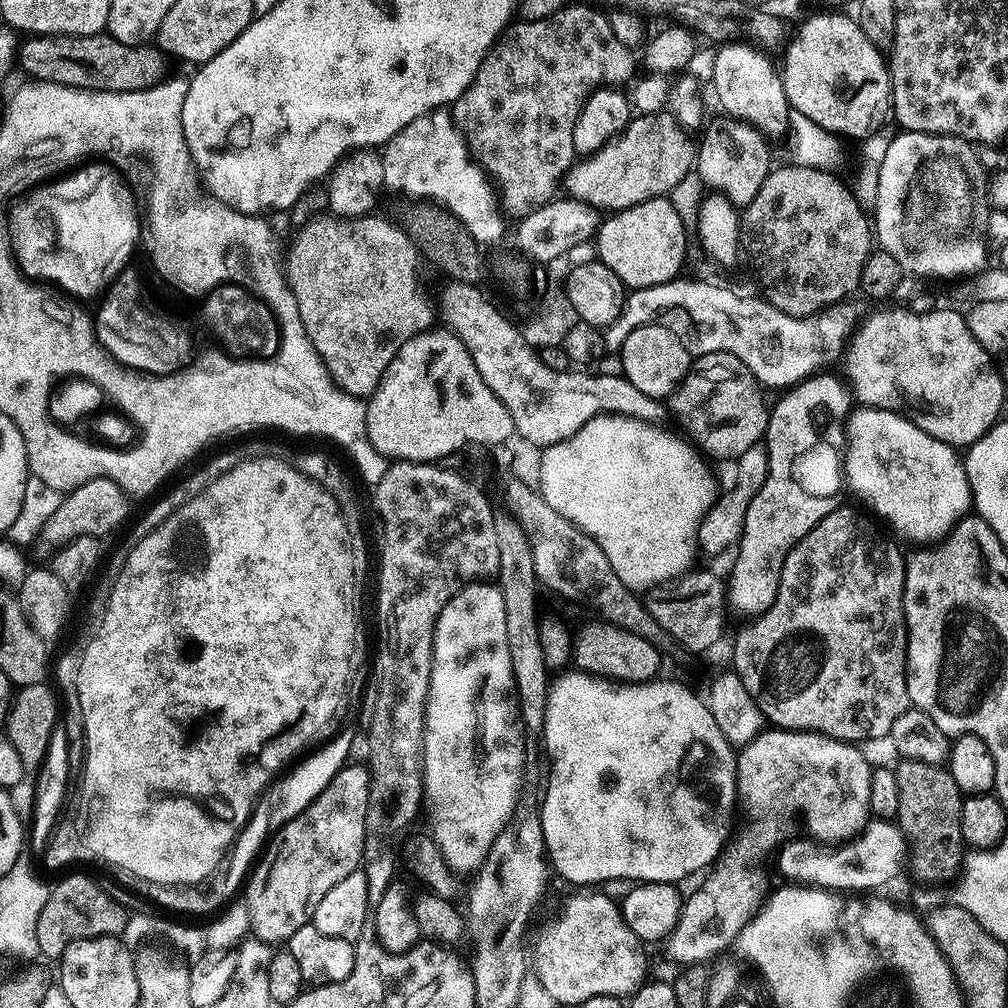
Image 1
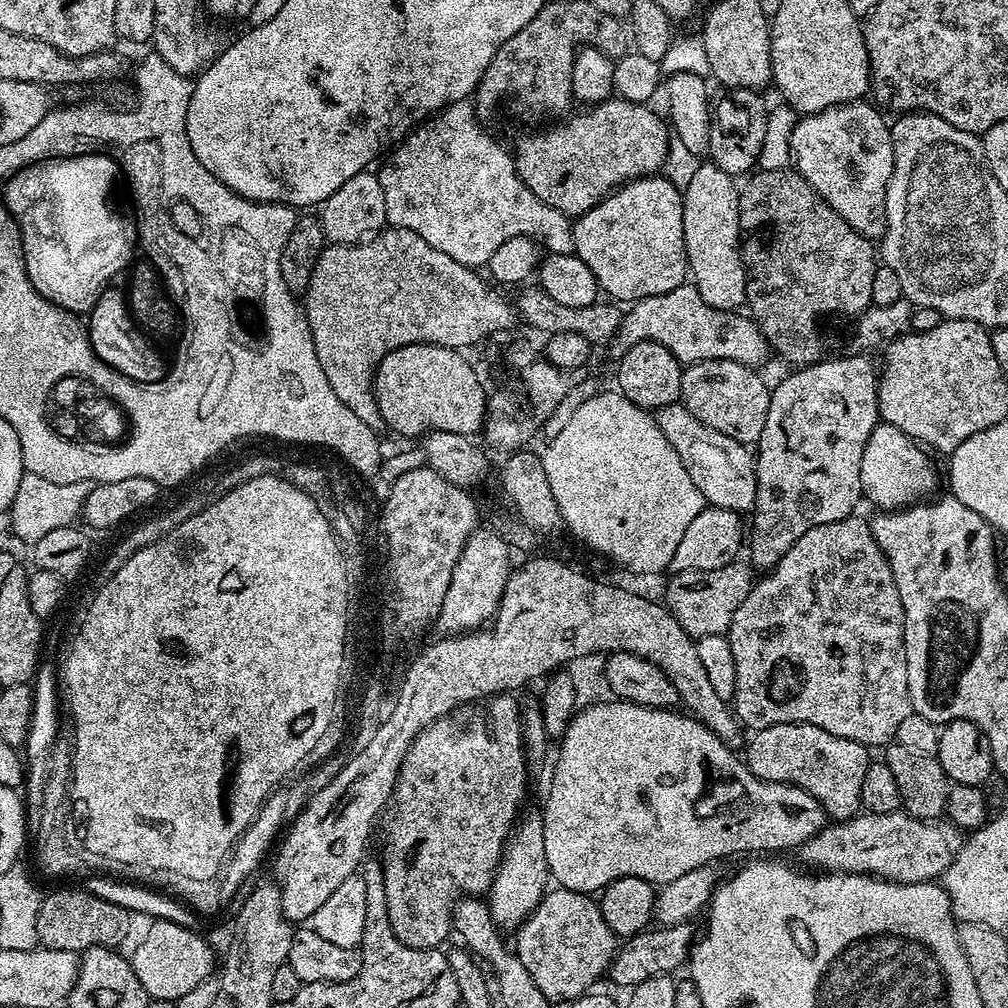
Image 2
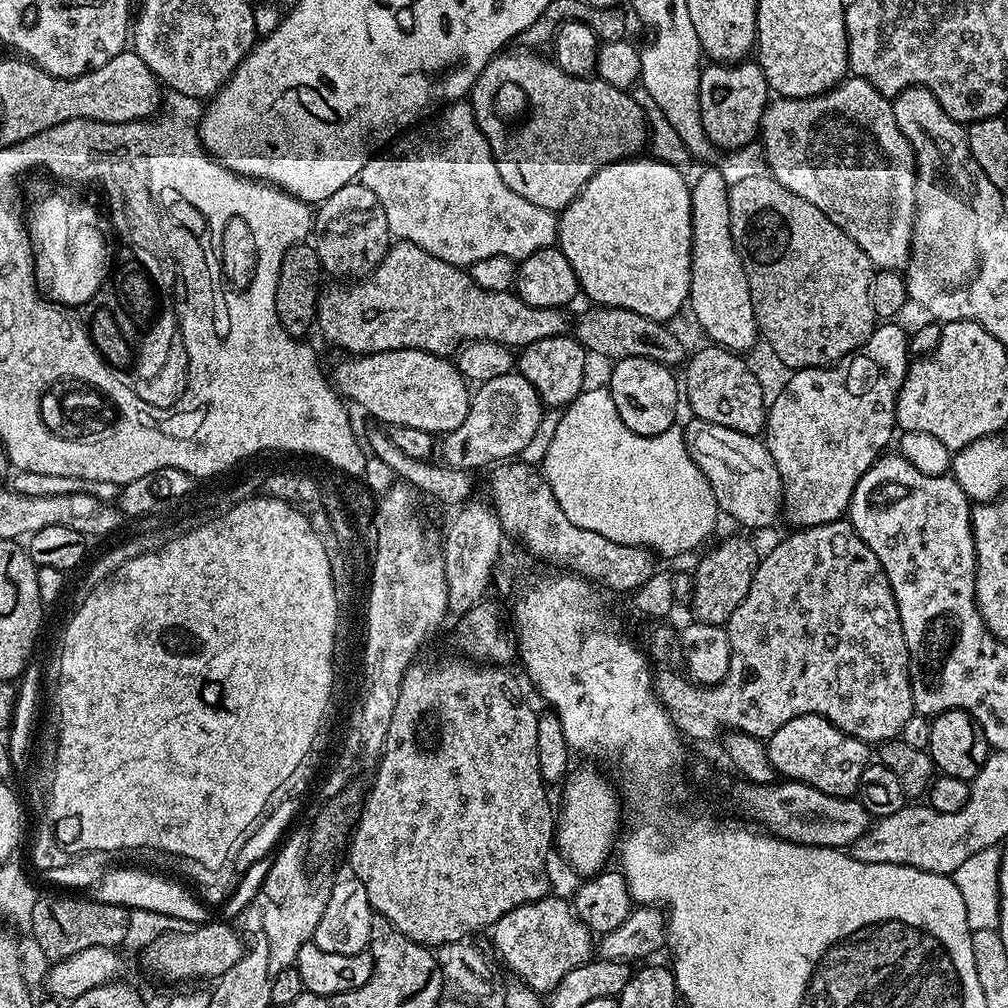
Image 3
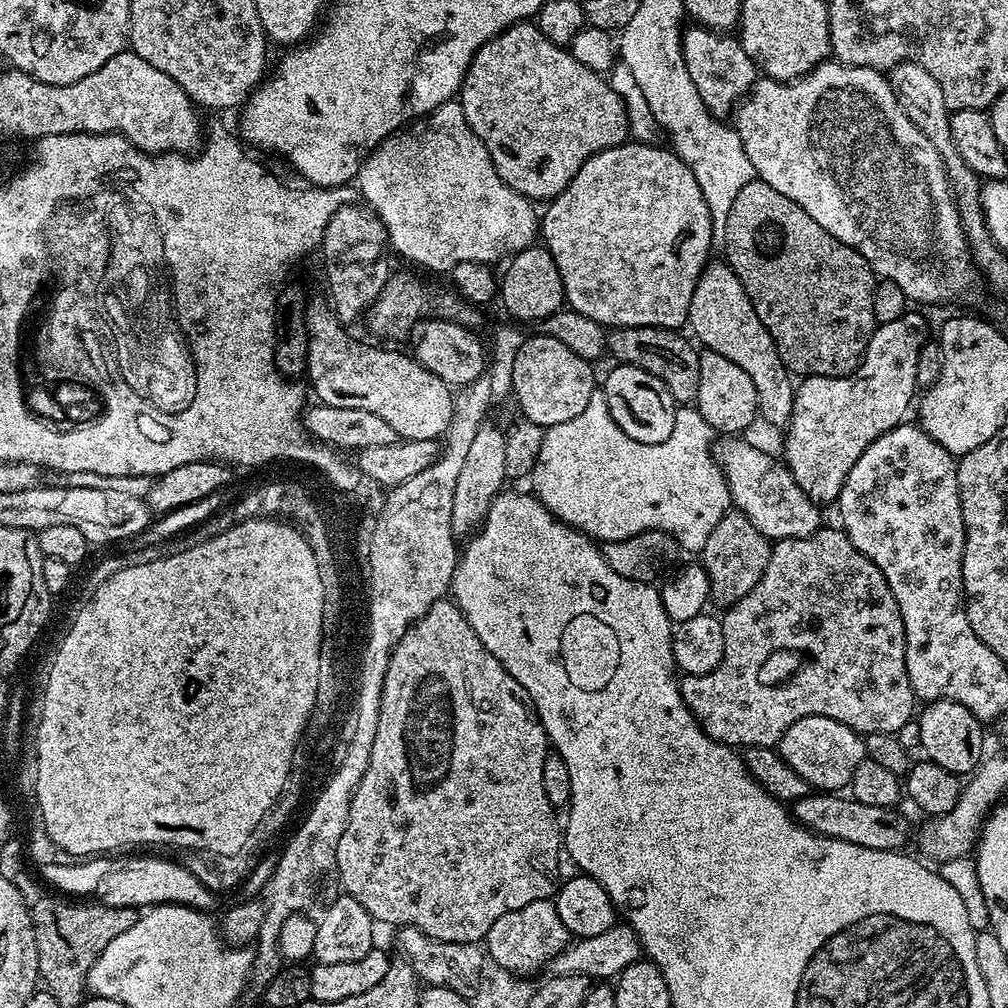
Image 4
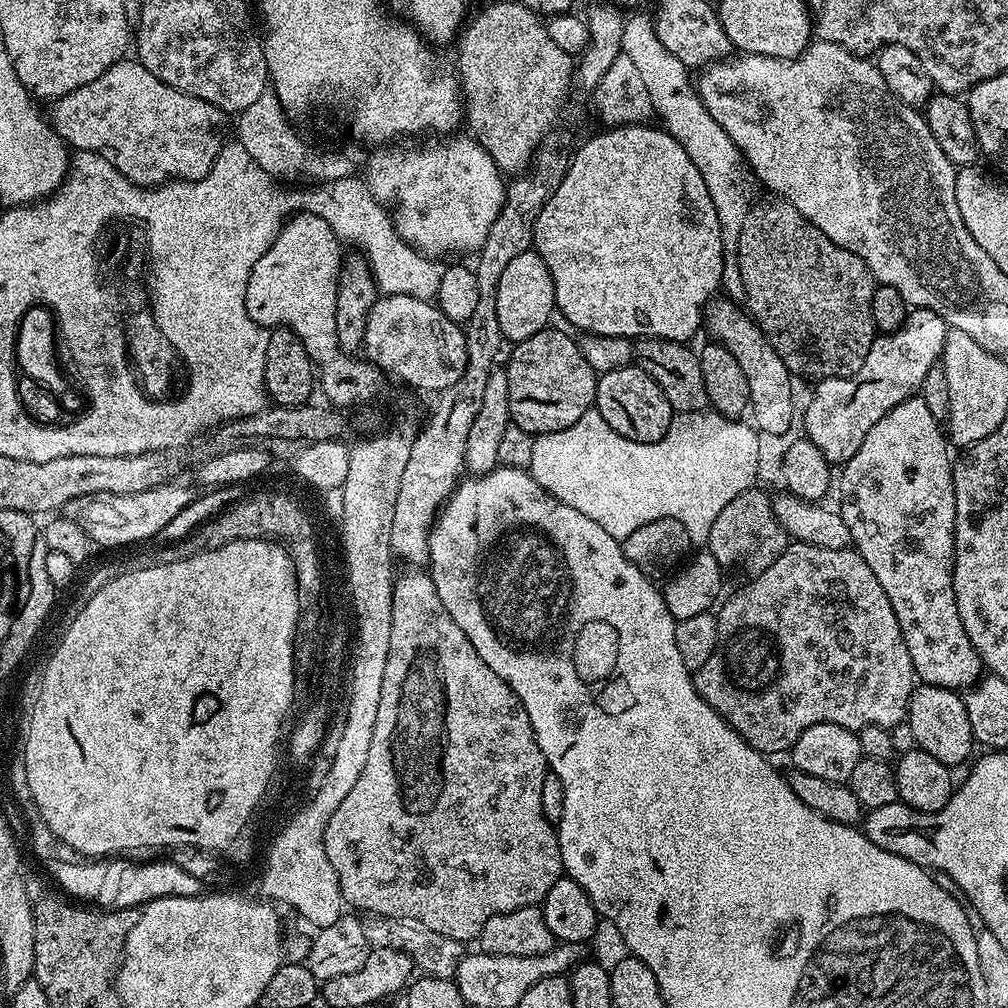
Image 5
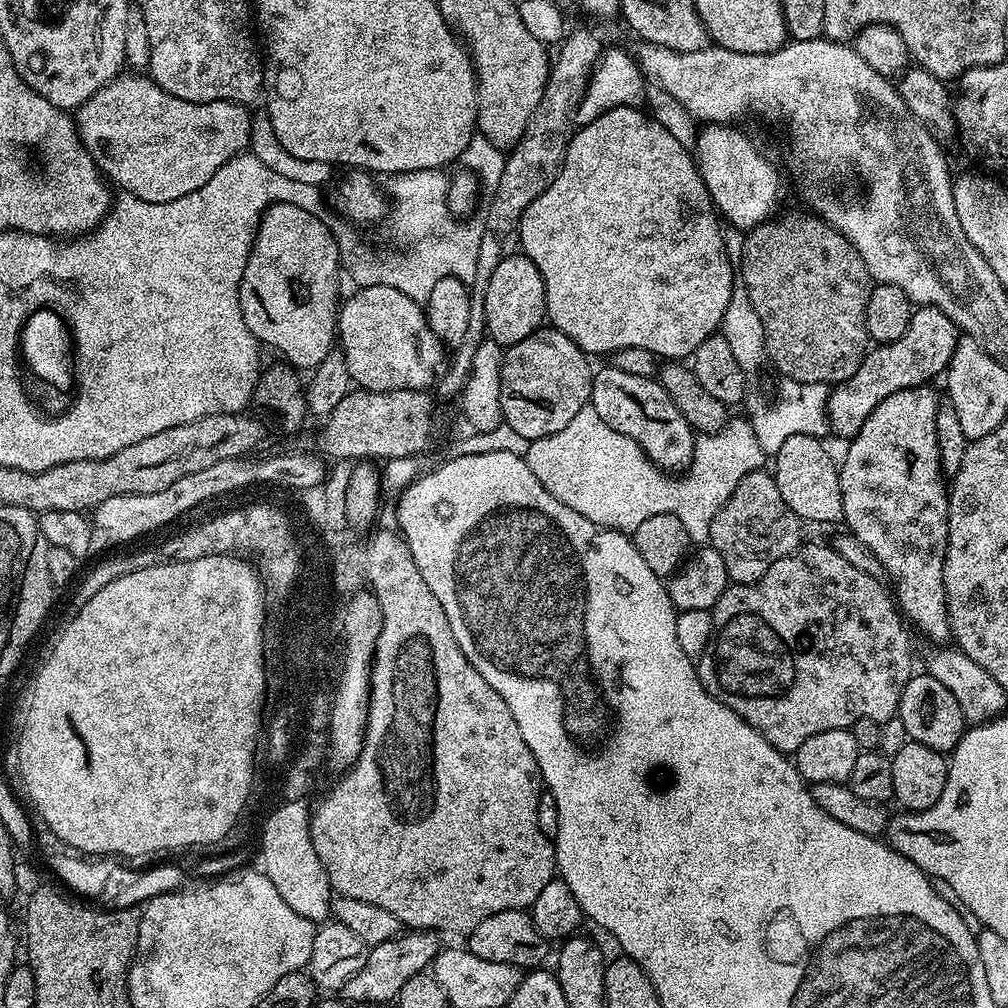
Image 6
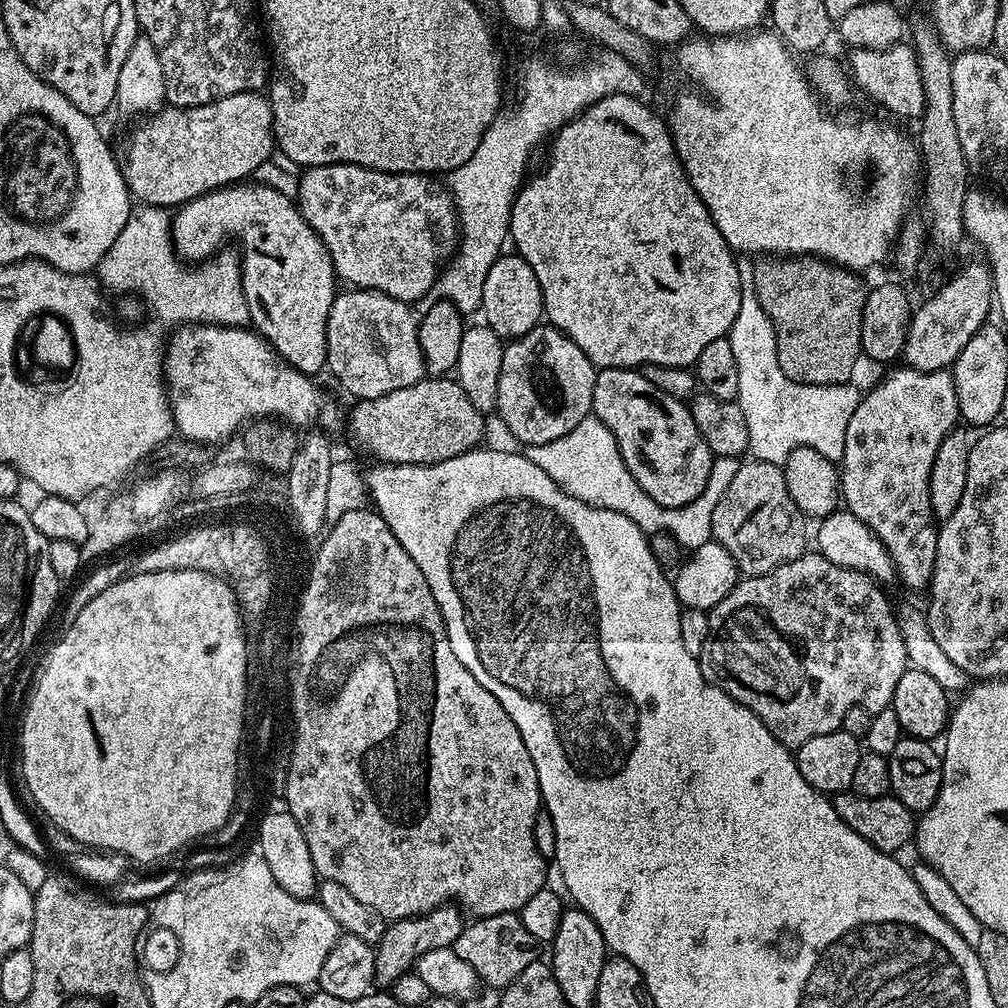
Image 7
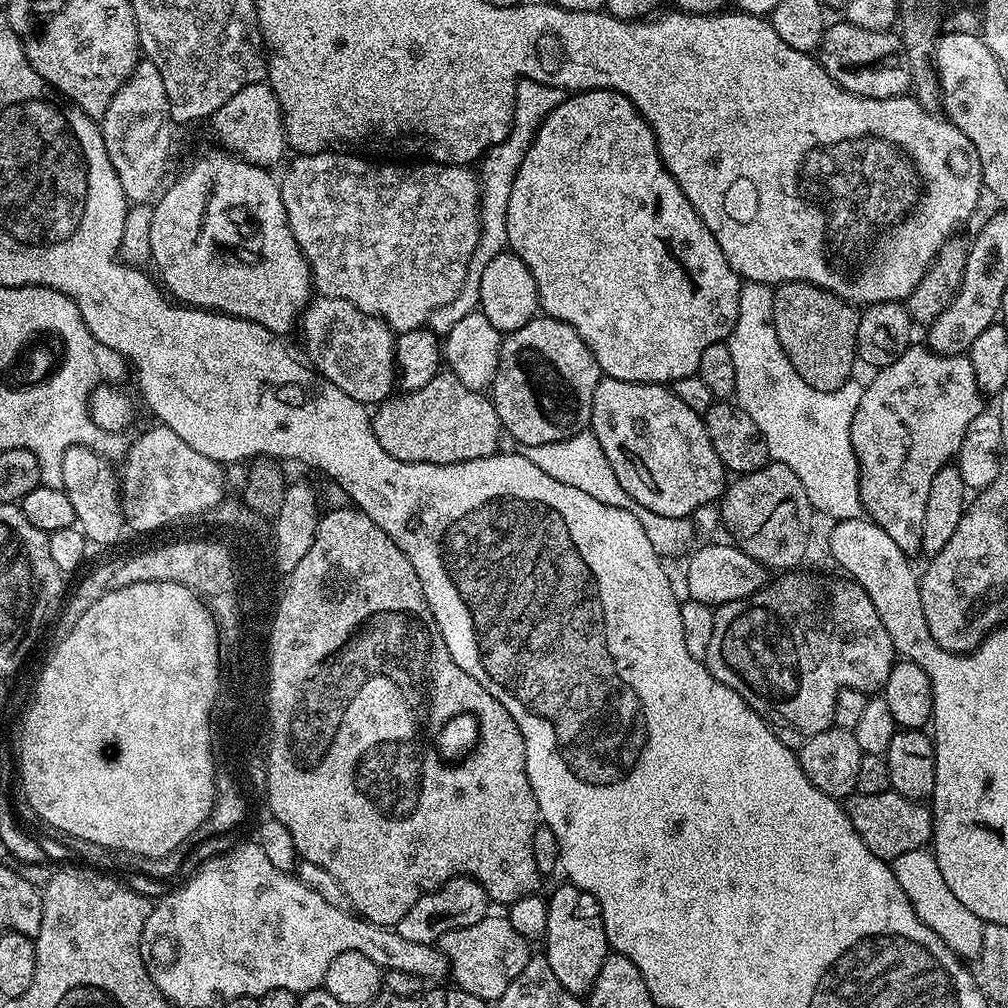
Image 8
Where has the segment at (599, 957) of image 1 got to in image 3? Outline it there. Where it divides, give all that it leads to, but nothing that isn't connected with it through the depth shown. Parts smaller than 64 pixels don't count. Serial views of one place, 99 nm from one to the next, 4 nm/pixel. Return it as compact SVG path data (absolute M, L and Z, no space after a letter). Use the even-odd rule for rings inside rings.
M555 894L502 914L502 918L492 925L490 935L505 966L520 979L517 981L521 985L537 994L552 992L570 970L587 964L594 956L593 933L576 917L571 903L567 899L559 900Z

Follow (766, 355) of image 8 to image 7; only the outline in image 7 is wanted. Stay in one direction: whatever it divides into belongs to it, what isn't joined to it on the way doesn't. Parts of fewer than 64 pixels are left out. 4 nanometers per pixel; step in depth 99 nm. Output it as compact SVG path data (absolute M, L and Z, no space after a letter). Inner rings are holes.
M748 258L737 259L738 274L740 275L740 289L742 290L742 303L738 305L738 318L734 318L734 326L730 326L726 339L734 349L734 362L738 362L738 394L742 414L746 414L746 422L750 430L750 448L753 453L763 454L772 464L783 465L789 454L798 447L812 447L826 459L838 462L846 446L846 426L850 422L850 414L858 406L862 392L855 388L855 383L829 384L827 388L812 384L799 384L786 374L782 374L782 366L778 366L778 346L774 326L762 310L762 302L758 302L758 294L754 290L755 263ZM749 260L749 261L748 261ZM776 432L784 436L784 441L776 440ZM756 451L756 452L755 452Z

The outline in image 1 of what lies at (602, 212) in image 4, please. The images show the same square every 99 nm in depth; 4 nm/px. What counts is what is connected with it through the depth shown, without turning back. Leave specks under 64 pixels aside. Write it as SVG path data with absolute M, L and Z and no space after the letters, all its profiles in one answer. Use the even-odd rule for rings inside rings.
M652 196L638 206L611 213L601 223L594 245L600 263L606 265L624 283L625 289L658 286L681 275L684 255L688 252L689 229L674 210L668 196Z

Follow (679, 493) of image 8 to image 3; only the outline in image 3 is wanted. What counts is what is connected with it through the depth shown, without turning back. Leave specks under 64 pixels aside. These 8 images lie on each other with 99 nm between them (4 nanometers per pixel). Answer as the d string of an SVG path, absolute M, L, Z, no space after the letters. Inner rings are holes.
M622 358L611 365L612 377L606 381L608 393L618 406L622 422L634 434L657 436L670 430L676 423L676 403L681 403L682 392L678 387L678 376L667 364L659 364L650 358Z

